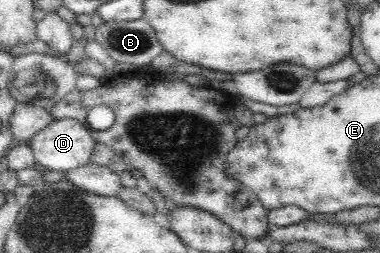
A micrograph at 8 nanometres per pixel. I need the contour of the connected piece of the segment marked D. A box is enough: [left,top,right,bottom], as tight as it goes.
[28,118,97,173]

